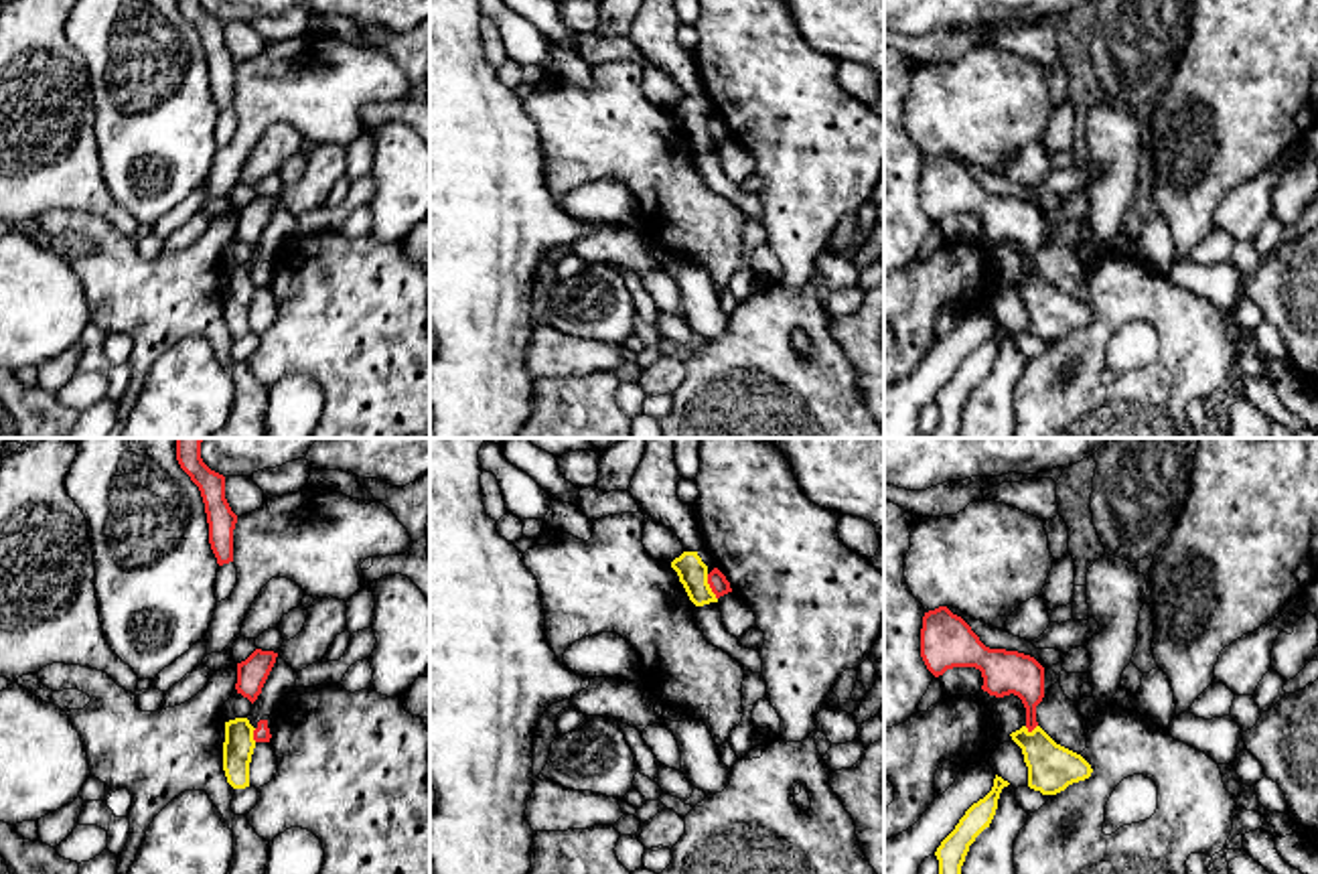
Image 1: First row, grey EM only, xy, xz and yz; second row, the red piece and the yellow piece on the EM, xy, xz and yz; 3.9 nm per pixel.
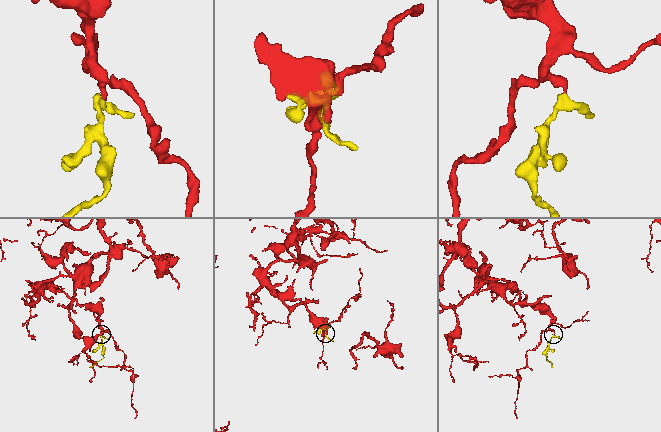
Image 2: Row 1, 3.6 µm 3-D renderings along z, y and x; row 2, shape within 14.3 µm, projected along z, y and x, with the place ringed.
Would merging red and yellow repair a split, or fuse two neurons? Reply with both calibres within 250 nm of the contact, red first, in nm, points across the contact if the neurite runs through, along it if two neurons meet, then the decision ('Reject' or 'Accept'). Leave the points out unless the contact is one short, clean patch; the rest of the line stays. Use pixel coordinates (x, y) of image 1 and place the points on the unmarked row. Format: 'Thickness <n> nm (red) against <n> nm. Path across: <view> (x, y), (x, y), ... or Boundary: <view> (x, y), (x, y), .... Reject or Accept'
Thickness 70 nm (red) against 120 nm. Boundary: xz (706, 120), (706, 128), (716, 144). Reject

